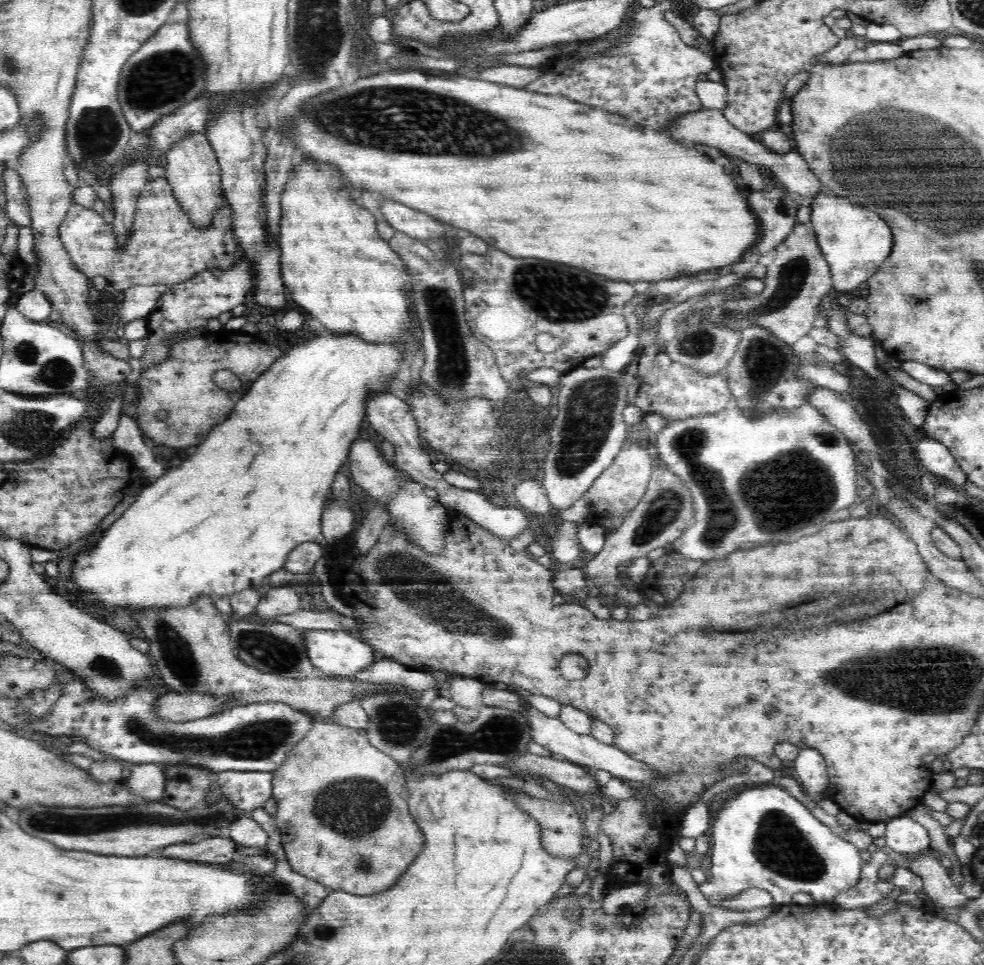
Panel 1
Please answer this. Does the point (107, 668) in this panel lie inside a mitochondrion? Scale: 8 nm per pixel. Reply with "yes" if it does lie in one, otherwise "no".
yes

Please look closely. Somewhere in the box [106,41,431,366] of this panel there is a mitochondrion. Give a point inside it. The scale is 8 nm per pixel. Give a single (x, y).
(164, 76)

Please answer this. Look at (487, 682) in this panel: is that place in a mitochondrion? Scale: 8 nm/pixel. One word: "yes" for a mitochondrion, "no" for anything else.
no

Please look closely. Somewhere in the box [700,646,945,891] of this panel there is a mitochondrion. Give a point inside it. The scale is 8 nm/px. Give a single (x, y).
(781, 846)

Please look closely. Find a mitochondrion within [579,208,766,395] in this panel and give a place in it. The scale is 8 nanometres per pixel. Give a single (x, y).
(698, 344)

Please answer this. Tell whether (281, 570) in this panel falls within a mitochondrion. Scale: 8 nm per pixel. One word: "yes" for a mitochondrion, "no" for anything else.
no

